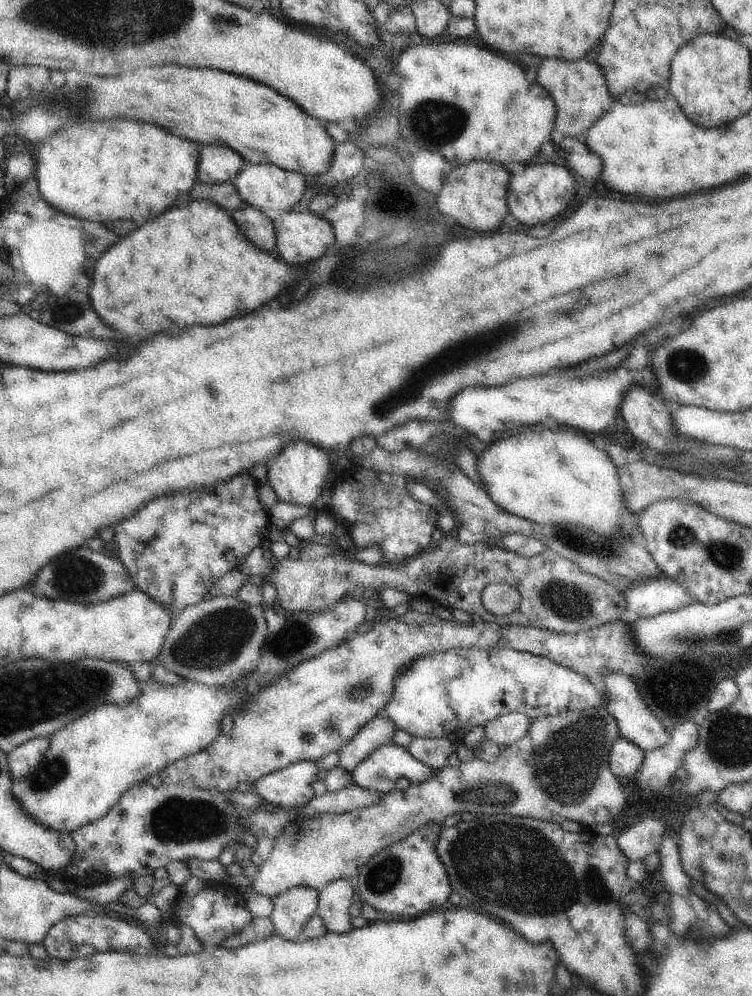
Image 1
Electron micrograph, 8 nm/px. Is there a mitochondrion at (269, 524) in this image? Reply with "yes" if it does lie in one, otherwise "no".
no

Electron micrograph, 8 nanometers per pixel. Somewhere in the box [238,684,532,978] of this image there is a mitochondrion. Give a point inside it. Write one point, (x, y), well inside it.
(382, 878)

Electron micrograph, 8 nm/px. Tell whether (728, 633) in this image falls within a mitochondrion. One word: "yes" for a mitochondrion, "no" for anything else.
yes

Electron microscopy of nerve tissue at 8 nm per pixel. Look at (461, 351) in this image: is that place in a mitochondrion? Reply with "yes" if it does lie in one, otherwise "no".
yes

